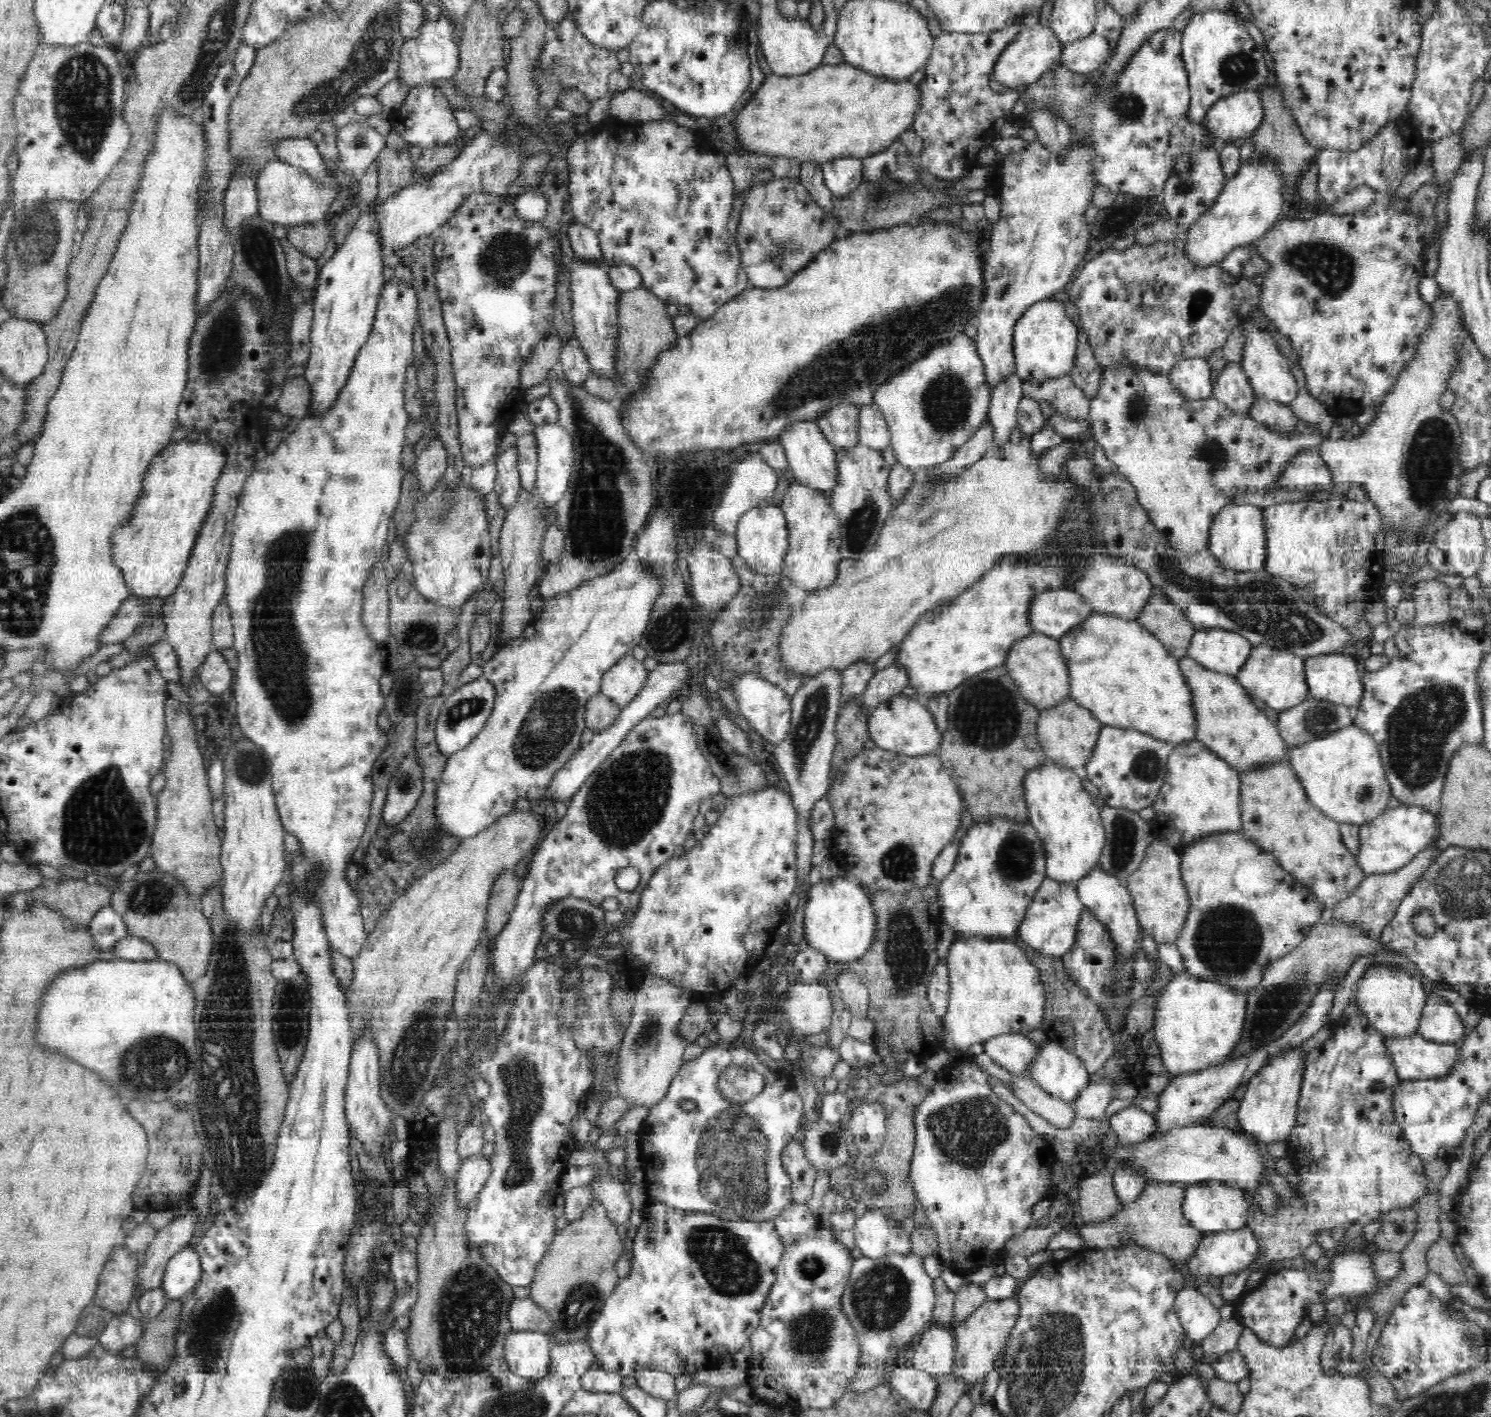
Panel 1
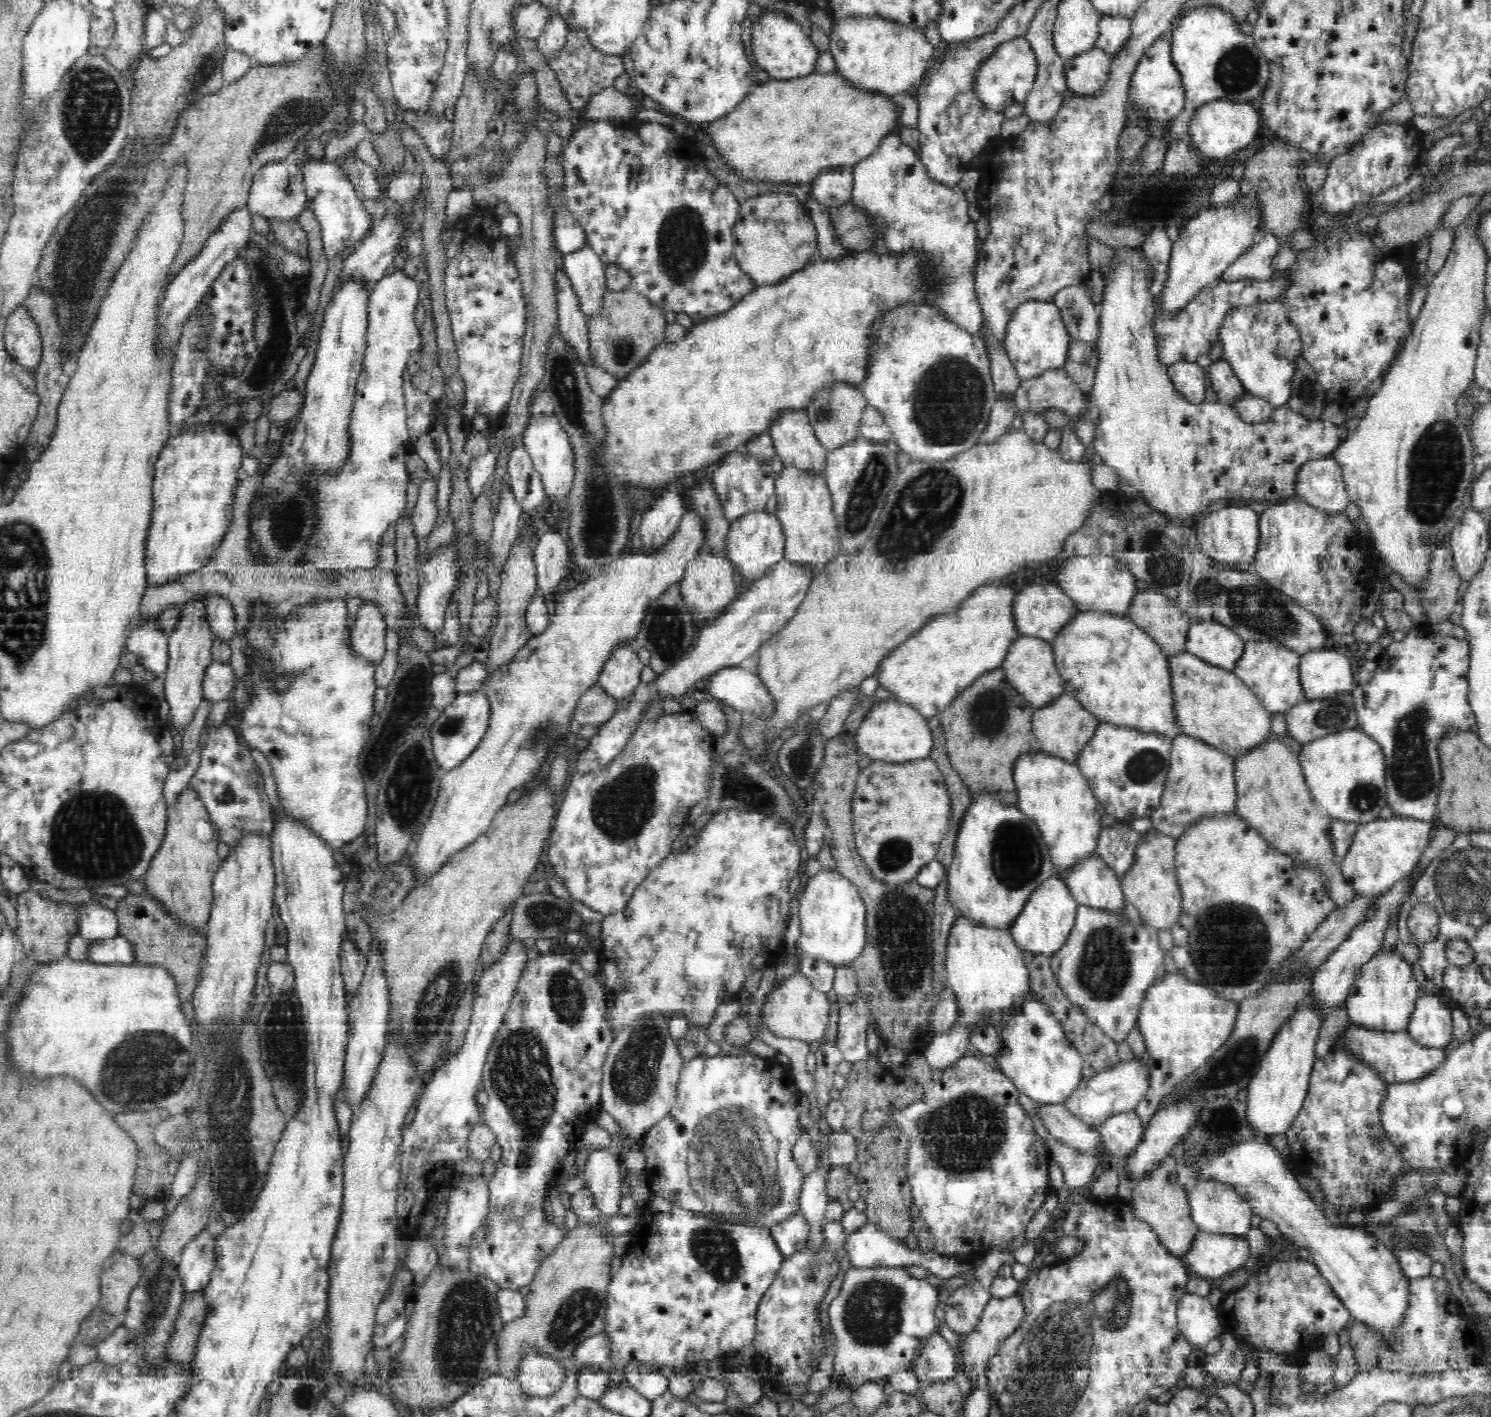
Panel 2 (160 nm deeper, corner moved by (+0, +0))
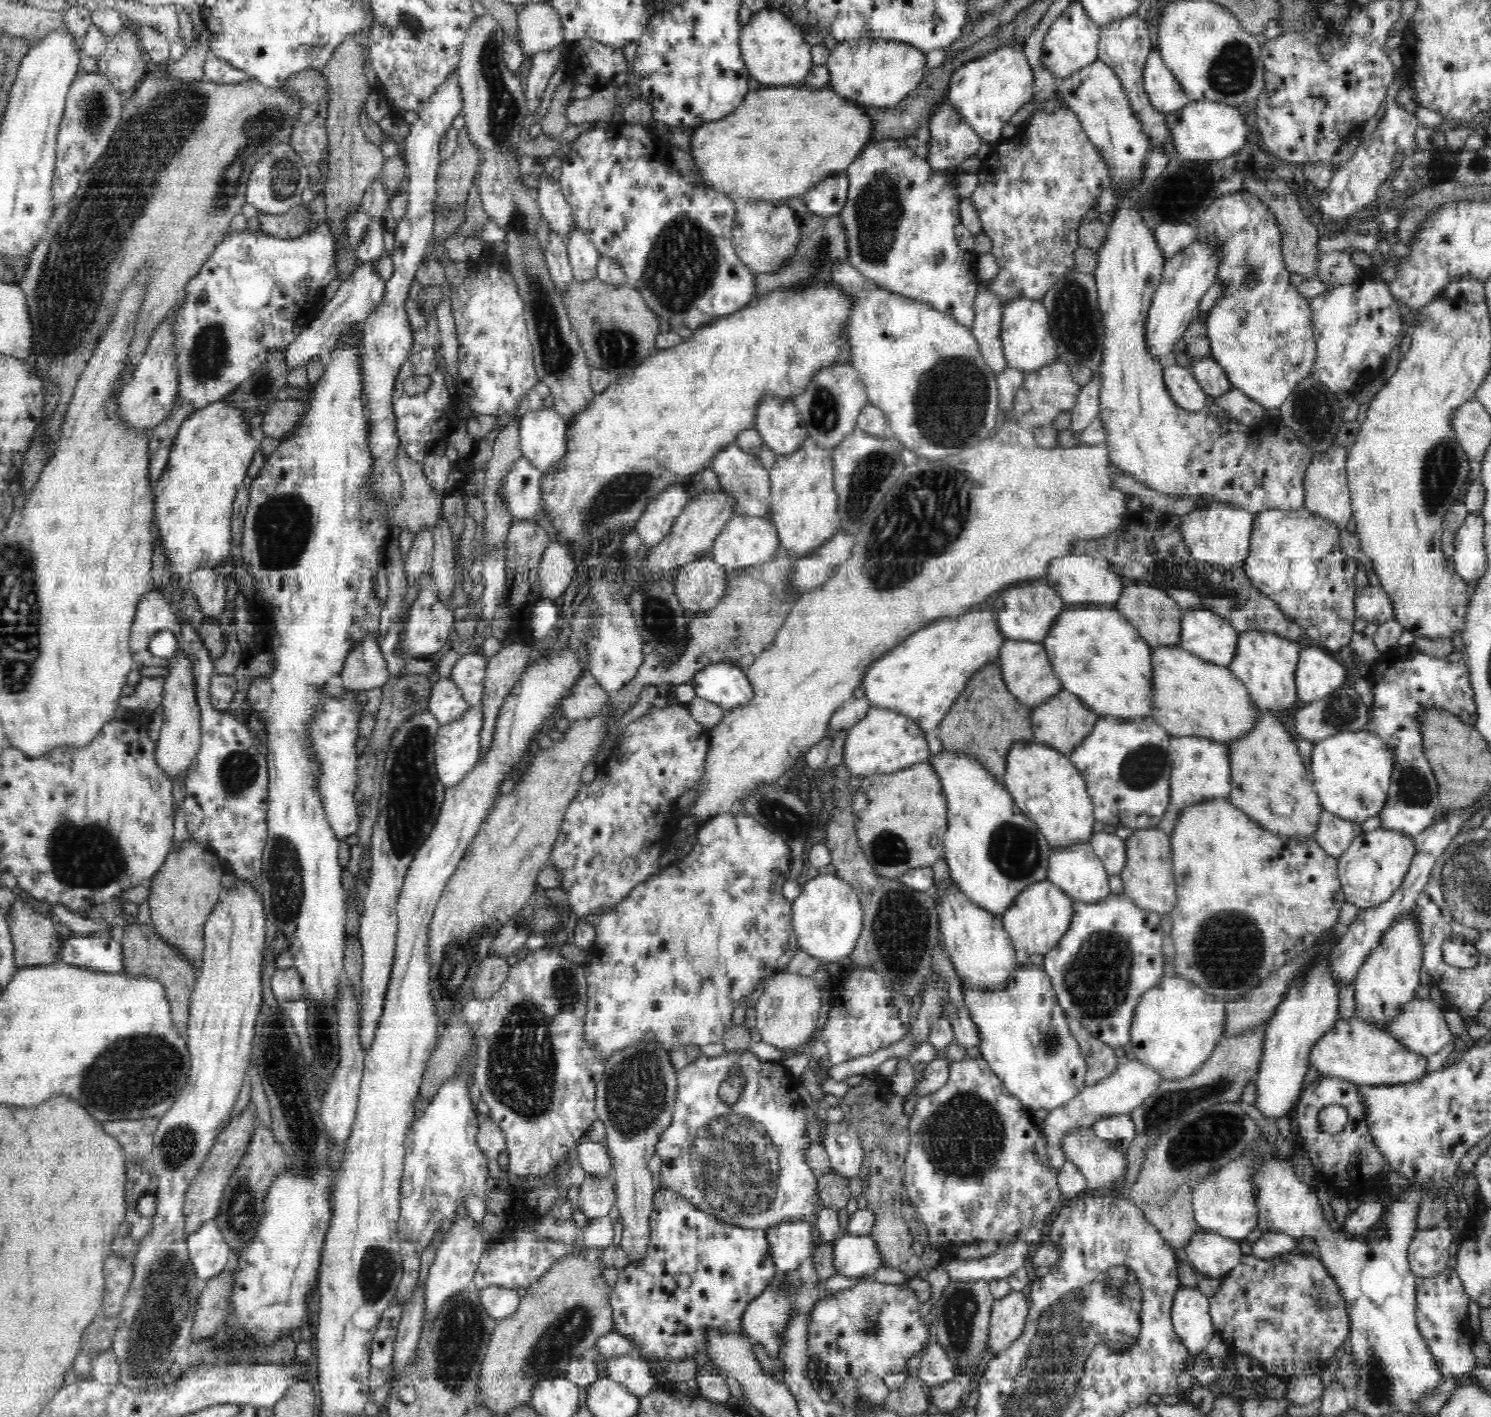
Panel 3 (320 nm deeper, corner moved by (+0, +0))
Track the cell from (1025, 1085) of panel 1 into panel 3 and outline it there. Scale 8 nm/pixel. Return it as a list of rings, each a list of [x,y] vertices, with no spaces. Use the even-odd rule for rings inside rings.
[[[1091,1126],[1070,1130],[1062,1140],[1062,1150],[1067,1160],[1076,1164],[1085,1176],[1088,1189],[1113,1187],[1117,1180],[1126,1174],[1126,1152],[1117,1151],[1107,1140],[1096,1136]]]

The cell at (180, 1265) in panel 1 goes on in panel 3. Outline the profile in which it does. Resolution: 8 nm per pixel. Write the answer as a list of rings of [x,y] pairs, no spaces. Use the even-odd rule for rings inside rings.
[[[215,1219],[201,1224],[196,1232],[186,1236],[192,1267],[198,1278],[208,1281],[231,1265],[232,1250],[218,1230]]]

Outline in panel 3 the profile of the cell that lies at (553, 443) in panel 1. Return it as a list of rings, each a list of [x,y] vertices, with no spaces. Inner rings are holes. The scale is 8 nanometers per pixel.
[[[554,408],[537,411],[523,409],[519,413],[518,420],[520,420],[519,436],[523,457],[530,459],[542,474],[561,471],[565,464],[565,456],[569,452],[569,424],[563,420],[562,415],[559,415]]]

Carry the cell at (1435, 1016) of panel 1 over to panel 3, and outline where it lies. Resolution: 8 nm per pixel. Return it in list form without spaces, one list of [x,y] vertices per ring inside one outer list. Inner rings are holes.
[[[1415,998],[1392,1022],[1374,1025],[1386,1029],[1406,1049],[1422,1056],[1440,1052],[1453,1040],[1443,1009],[1430,999]]]

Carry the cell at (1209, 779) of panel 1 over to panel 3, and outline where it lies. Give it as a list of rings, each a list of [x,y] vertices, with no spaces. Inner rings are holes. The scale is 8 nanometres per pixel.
[[[1172,736],[1169,742],[1172,761],[1170,800],[1166,814],[1158,822],[1158,829],[1170,834],[1184,810],[1197,804],[1228,799],[1232,788],[1230,759],[1227,745],[1197,736]]]

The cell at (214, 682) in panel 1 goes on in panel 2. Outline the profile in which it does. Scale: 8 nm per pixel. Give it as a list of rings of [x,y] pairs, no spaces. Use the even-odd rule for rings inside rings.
[[[212,660],[202,682],[203,697],[212,704],[230,699],[237,680],[230,663]]]

